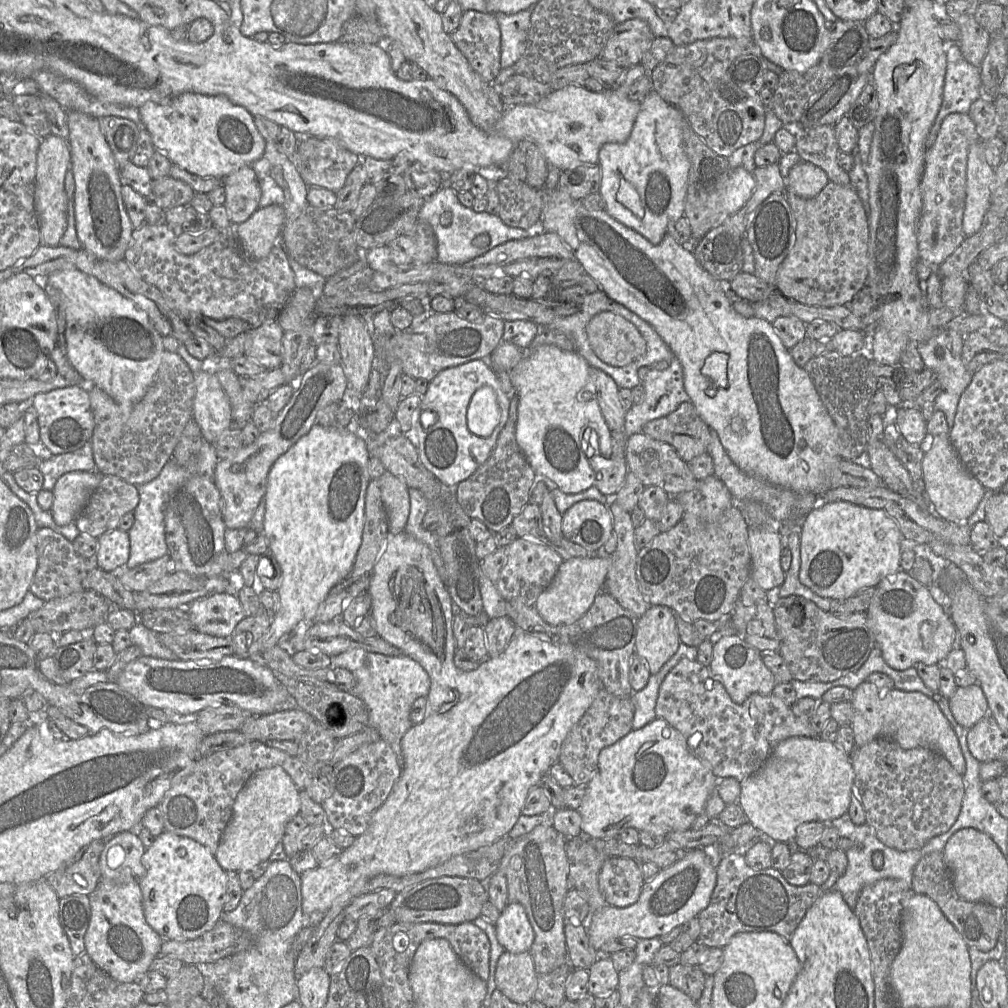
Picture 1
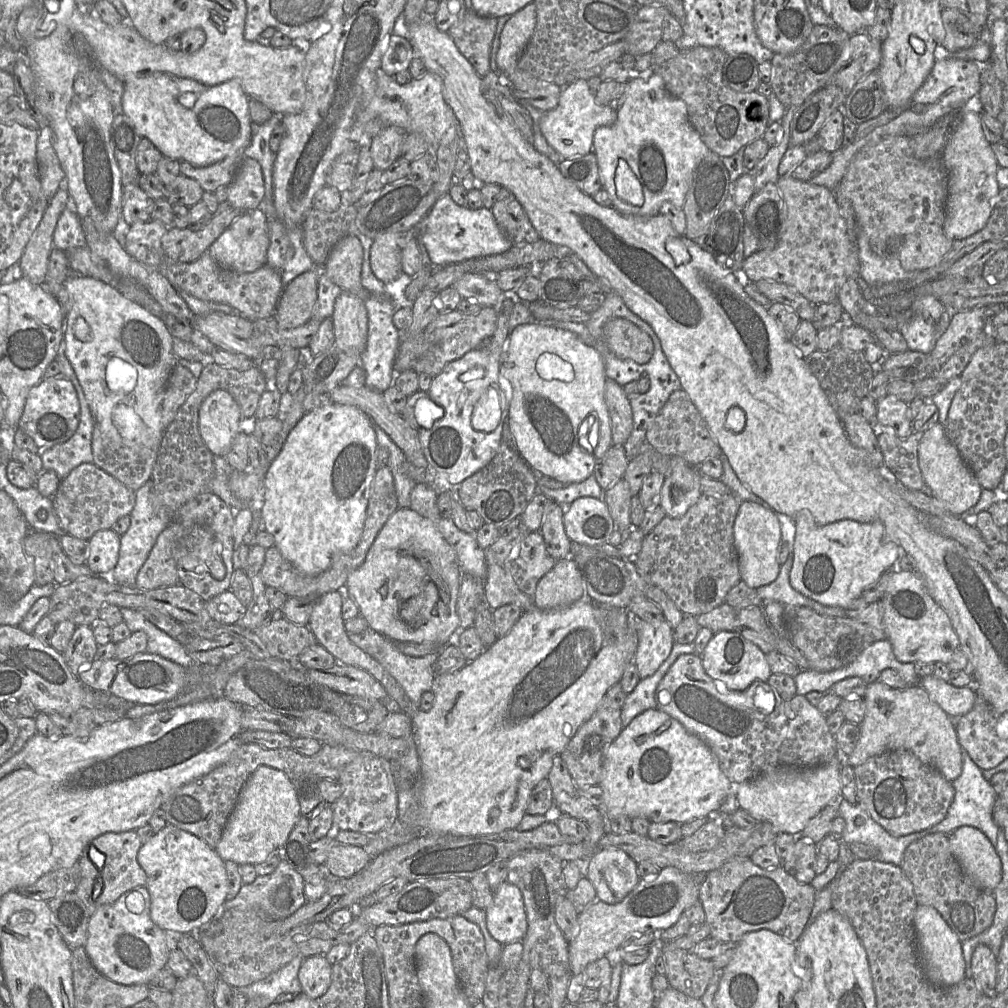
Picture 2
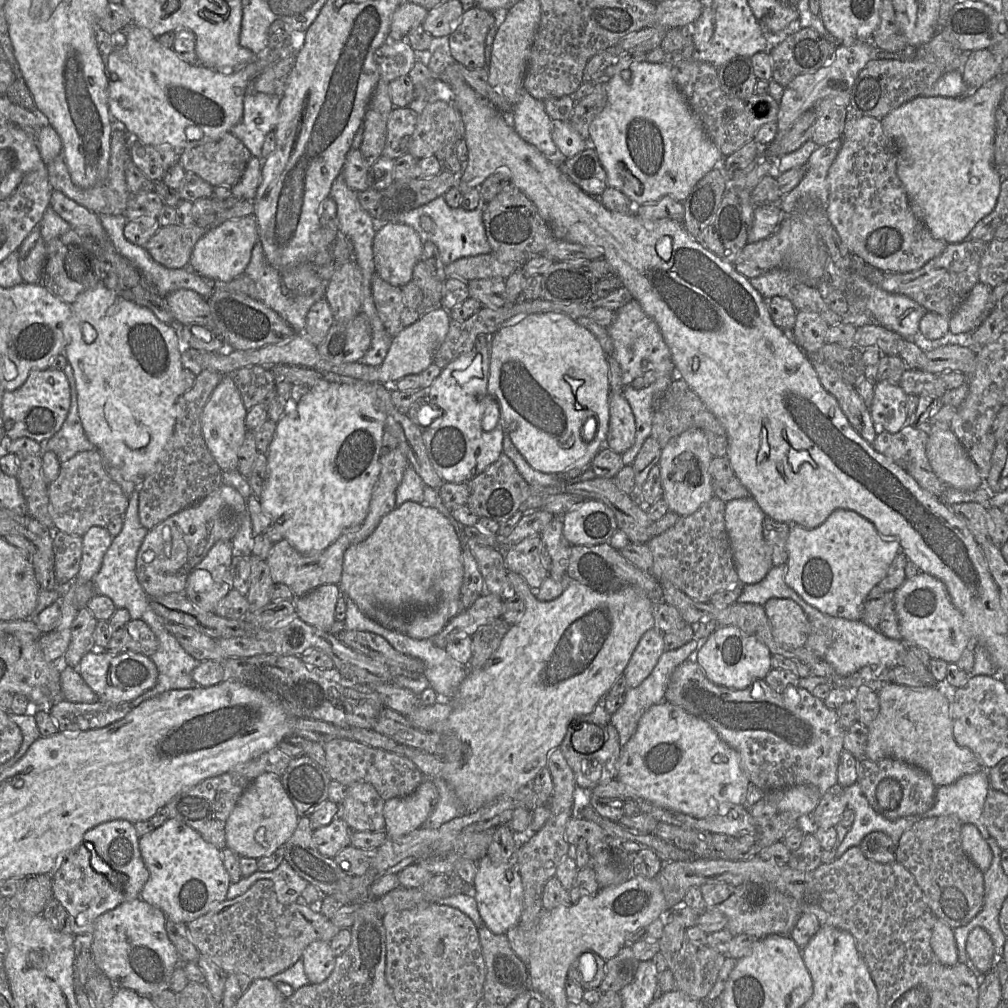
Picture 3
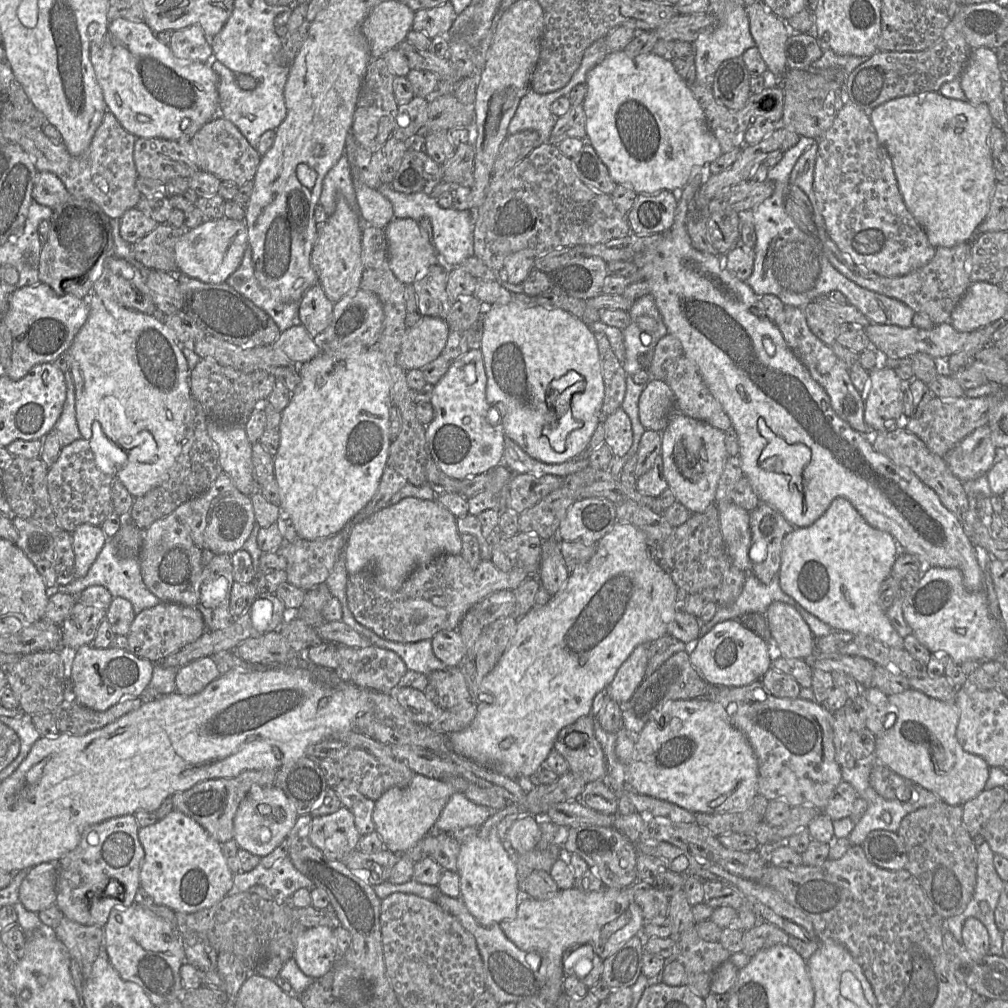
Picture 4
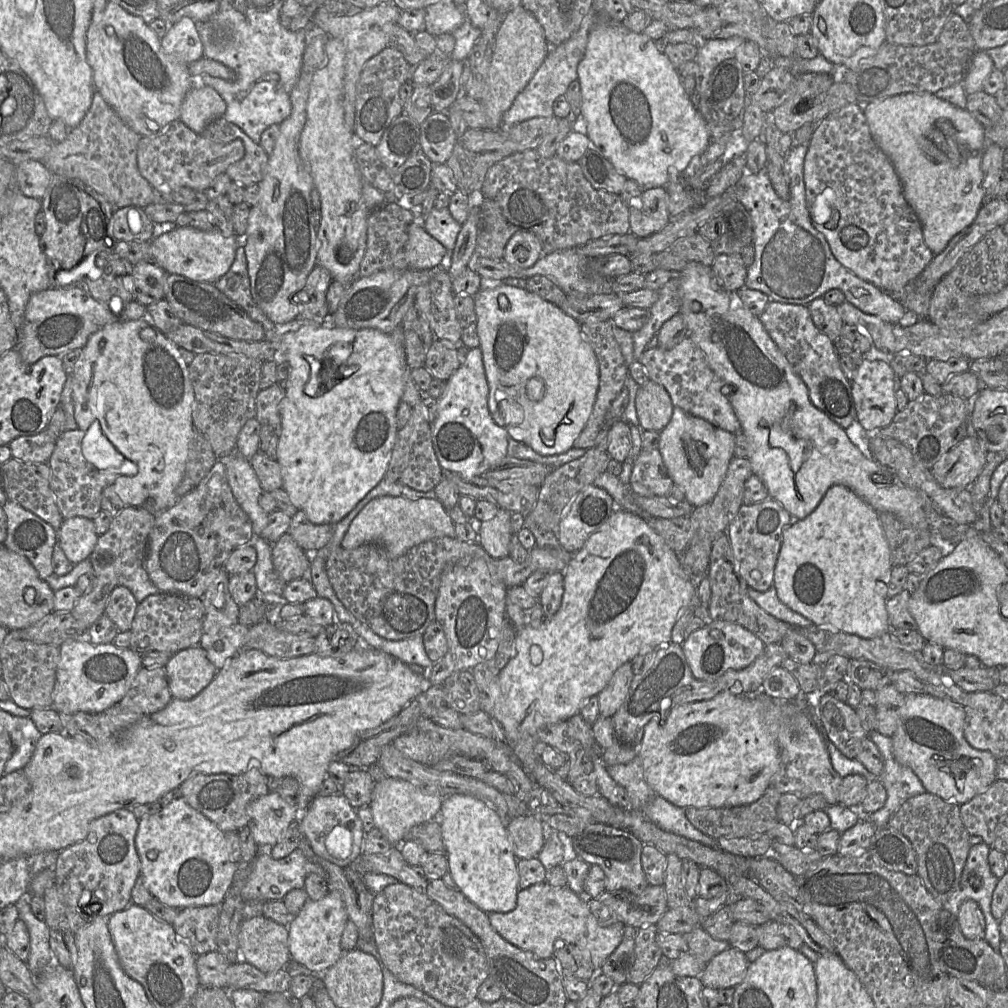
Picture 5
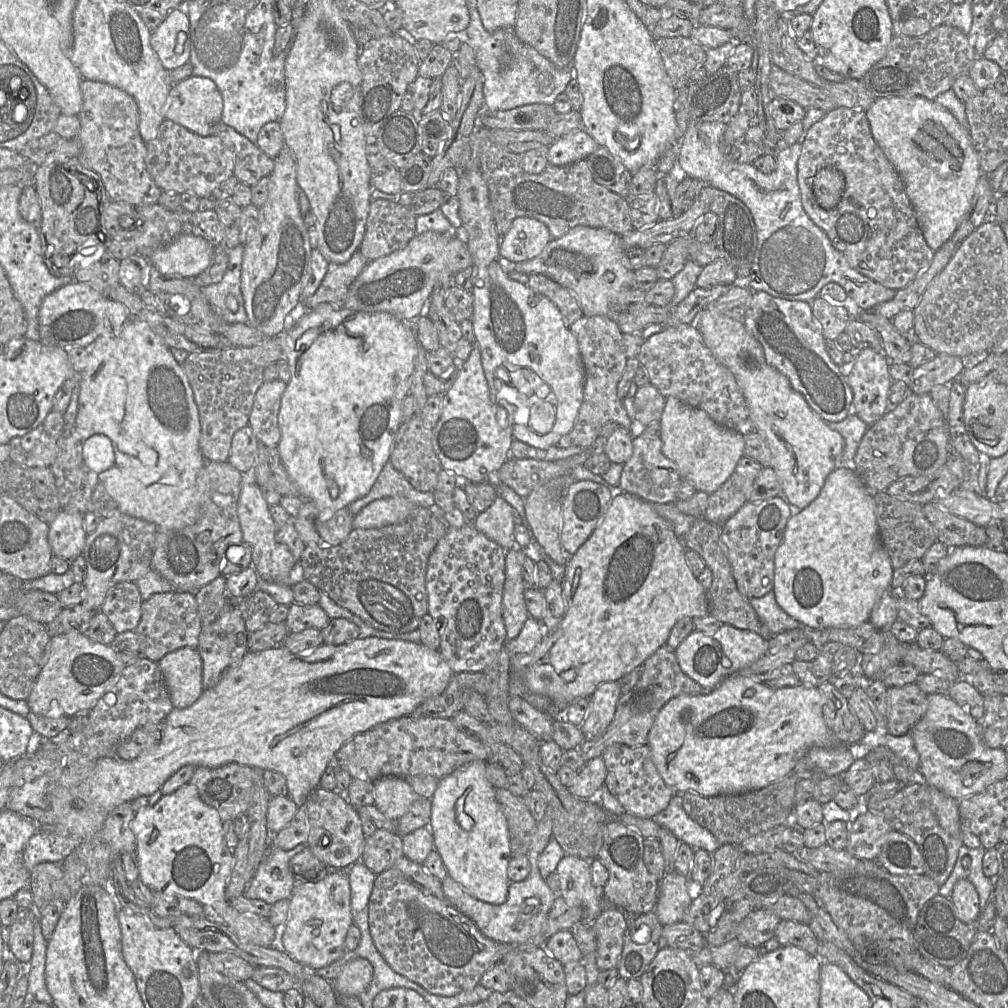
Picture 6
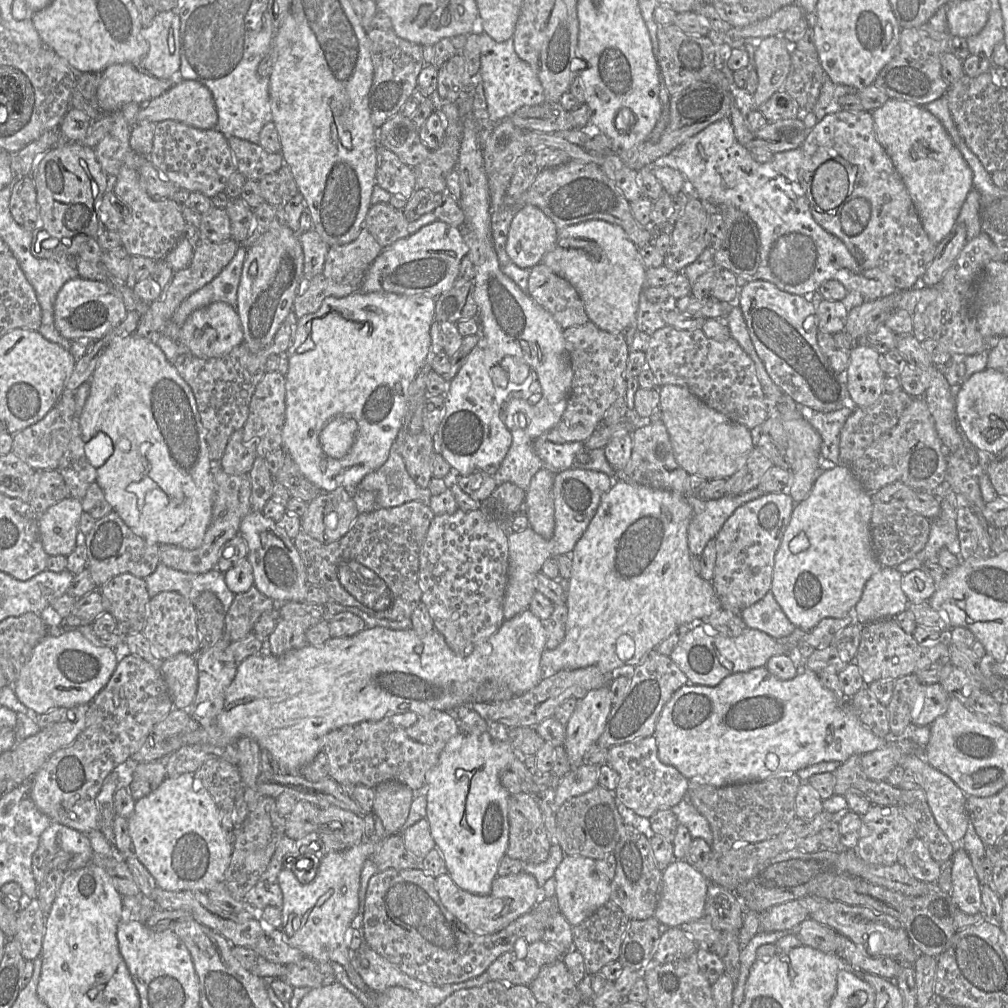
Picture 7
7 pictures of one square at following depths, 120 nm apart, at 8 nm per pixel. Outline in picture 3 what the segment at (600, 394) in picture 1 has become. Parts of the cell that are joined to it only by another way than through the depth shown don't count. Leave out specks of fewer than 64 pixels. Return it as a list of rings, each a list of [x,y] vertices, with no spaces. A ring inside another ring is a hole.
[[[611,393],[609,397],[609,427],[605,446],[623,454],[634,444],[636,424],[633,412],[623,393]]]

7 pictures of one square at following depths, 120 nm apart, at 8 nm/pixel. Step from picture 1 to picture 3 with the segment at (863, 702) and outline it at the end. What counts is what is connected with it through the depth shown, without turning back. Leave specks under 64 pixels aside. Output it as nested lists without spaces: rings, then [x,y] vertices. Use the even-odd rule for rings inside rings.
[[[890,683],[878,692],[878,697],[879,714],[868,726],[867,759],[878,761],[891,758],[918,767],[929,774],[937,788],[950,785],[964,775],[983,769],[980,759],[968,748],[958,745],[954,738],[950,701],[943,689],[943,684],[940,686],[908,687]]]

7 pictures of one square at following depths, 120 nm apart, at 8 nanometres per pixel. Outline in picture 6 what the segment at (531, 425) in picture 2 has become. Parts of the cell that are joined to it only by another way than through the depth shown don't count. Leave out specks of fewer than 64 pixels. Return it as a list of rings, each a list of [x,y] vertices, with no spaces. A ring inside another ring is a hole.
[[[481,170],[460,173],[457,198],[459,200],[459,216],[462,221],[462,226],[456,229],[456,234],[462,233],[467,248],[473,258],[472,268],[474,270],[474,277],[472,293],[474,302],[471,320],[476,339],[475,343],[477,343],[481,352],[482,367],[489,386],[491,400],[497,406],[497,422],[501,427],[507,427],[509,425],[506,409],[498,405],[497,402],[497,399],[506,400],[517,407],[516,412],[510,416],[511,421],[514,421],[511,427],[514,439],[540,449],[548,449],[551,446],[556,446],[558,441],[573,429],[583,400],[585,369],[578,341],[570,331],[558,307],[549,298],[536,293],[528,287],[527,284],[522,284],[511,279],[508,275],[508,271],[501,266],[499,251],[500,236],[496,232],[492,207],[489,200],[489,191]],[[499,365],[504,366],[509,373],[520,367],[528,367],[551,388],[555,394],[557,403],[555,405],[555,422],[548,433],[538,434],[530,428],[529,419],[532,405],[525,400],[527,399],[525,394],[520,393],[511,383],[505,383],[502,387],[495,387],[494,371]]]

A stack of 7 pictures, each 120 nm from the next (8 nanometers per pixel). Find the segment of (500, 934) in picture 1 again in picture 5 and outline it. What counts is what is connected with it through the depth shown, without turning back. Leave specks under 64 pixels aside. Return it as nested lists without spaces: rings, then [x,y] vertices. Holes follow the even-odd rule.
[[[453,794],[443,798],[439,815],[434,820],[440,823],[448,872],[455,881],[457,889],[487,914],[513,911],[517,905],[517,894],[520,888],[518,859],[508,838],[508,823],[504,823],[499,814],[483,800],[467,794]]]

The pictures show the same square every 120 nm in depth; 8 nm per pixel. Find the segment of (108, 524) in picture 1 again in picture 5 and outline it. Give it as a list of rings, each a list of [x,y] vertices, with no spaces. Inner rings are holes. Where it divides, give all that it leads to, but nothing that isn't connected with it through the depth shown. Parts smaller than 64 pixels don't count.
[[[80,429],[64,430],[56,440],[54,451],[48,461],[50,467],[50,488],[55,496],[56,505],[63,519],[72,517],[85,517],[94,519],[101,511],[101,494],[102,491],[111,486],[120,474],[111,473],[108,469],[97,469],[89,463],[82,452],[82,441],[85,432]]]

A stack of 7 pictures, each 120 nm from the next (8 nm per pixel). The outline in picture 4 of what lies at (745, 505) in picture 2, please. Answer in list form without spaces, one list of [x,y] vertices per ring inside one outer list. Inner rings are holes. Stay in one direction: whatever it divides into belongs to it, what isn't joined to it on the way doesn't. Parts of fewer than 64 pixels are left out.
[[[720,502],[717,507],[721,532],[732,564],[743,572],[751,573],[749,512],[733,502]]]

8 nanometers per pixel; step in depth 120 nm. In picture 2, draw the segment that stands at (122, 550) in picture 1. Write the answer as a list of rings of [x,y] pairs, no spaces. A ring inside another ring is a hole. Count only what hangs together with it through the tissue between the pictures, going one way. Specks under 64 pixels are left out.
[[[112,528],[97,531],[89,540],[86,565],[94,575],[108,576],[117,565],[120,535]]]

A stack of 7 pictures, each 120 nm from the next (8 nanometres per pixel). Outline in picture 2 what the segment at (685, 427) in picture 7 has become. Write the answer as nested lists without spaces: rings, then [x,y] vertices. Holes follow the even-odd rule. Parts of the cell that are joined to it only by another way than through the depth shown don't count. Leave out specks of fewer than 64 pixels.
[[[679,456],[670,457],[669,475],[665,476],[660,500],[667,517],[683,517],[701,495],[698,468]]]

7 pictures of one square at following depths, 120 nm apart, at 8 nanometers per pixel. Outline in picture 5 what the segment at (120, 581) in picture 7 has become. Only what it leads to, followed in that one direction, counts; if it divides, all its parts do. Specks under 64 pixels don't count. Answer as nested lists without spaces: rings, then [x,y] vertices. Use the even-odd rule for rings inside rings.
[[[116,586],[107,601],[104,615],[109,617],[119,632],[130,631],[137,613],[138,602],[125,586]]]

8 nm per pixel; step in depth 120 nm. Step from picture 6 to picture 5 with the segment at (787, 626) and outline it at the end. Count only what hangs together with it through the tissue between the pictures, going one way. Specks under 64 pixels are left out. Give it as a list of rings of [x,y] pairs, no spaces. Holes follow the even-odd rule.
[[[774,585],[766,592],[759,592],[748,586],[748,594],[763,610],[783,622],[789,623],[794,627],[809,627],[815,625],[811,620],[785,605],[779,599]]]

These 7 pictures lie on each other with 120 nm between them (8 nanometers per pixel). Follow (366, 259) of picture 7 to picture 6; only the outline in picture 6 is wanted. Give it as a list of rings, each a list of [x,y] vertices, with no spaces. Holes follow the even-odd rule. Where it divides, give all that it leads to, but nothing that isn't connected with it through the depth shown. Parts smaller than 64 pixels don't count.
[[[359,249],[346,263],[329,262],[317,291],[303,302],[305,309],[313,309],[324,303],[332,305],[335,309],[343,308],[350,286],[367,264],[367,259]]]

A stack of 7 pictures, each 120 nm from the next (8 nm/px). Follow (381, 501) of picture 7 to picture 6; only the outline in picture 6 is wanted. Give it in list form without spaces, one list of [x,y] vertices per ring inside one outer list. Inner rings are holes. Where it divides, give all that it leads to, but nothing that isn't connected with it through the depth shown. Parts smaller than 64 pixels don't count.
[[[388,460],[370,491],[347,507],[352,515],[356,515],[369,503],[385,497],[404,498],[421,507],[435,505],[433,491],[421,492],[416,490]]]

